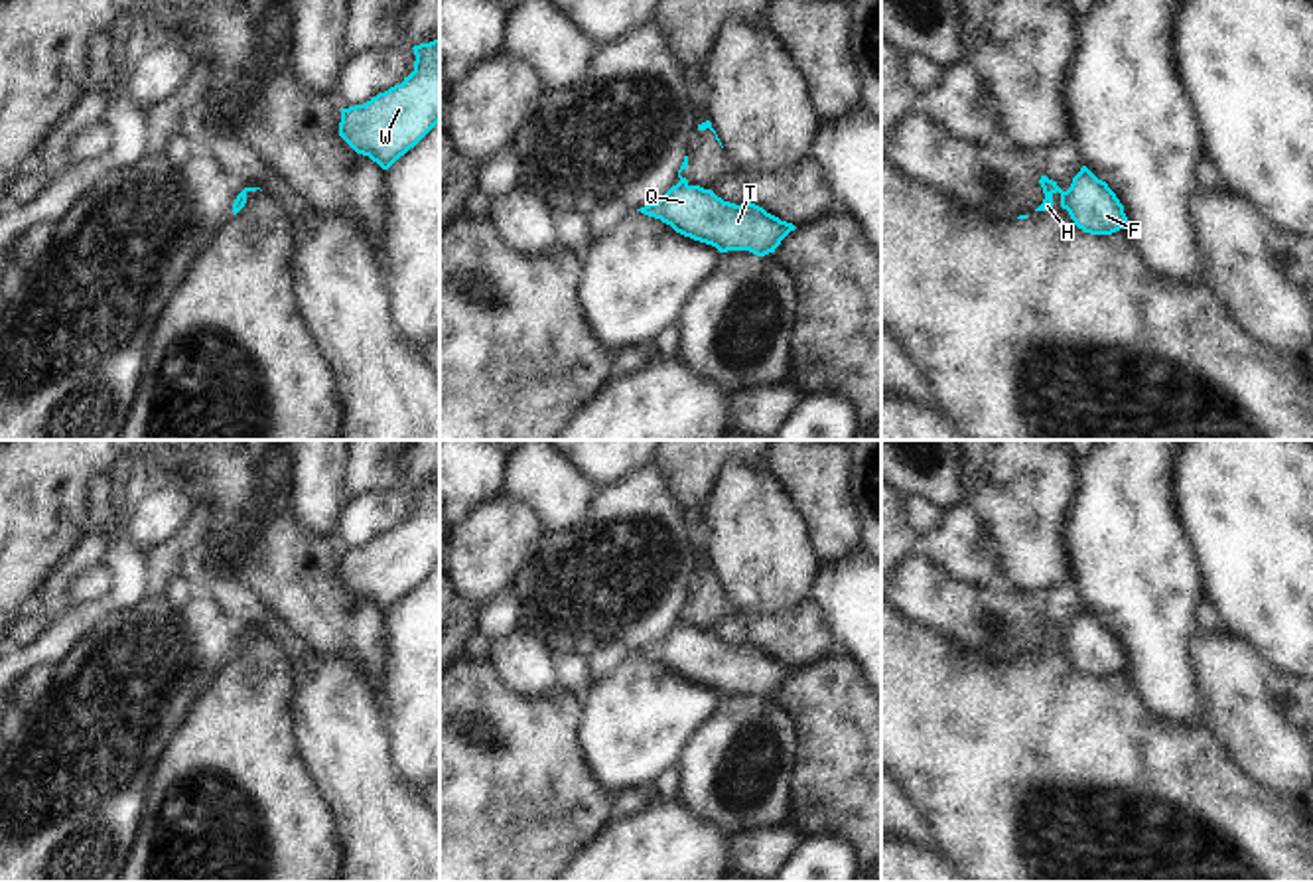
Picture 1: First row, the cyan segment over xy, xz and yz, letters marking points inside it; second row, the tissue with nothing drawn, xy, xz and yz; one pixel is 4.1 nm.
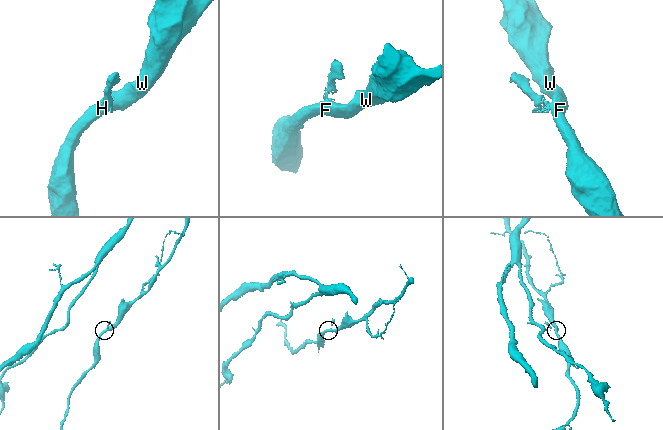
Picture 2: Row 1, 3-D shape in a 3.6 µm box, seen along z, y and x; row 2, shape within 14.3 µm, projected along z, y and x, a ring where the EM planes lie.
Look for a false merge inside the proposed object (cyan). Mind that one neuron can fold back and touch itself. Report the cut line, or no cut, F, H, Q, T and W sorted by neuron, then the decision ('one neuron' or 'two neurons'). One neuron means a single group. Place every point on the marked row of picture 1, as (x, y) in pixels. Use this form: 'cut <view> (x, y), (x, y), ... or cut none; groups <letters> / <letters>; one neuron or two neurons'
cut yz (1063, 192), (1067, 208); groups F Q T W / H; two neurons

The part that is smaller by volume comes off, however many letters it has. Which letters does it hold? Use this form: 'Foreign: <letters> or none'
Foreign: H

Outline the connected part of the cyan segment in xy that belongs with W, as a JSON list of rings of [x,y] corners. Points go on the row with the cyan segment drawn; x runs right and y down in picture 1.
[[[440,39],[414,45],[414,71],[365,105],[341,109],[339,136],[382,170],[440,122]]]

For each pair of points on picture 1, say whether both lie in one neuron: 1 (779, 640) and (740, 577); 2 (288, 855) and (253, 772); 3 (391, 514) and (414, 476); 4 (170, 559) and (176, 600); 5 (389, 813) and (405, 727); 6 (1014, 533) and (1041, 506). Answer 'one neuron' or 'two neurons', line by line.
1: two neurons
2: one neuron
3: two neurons
4: two neurons
5: two neurons
6: one neuron

